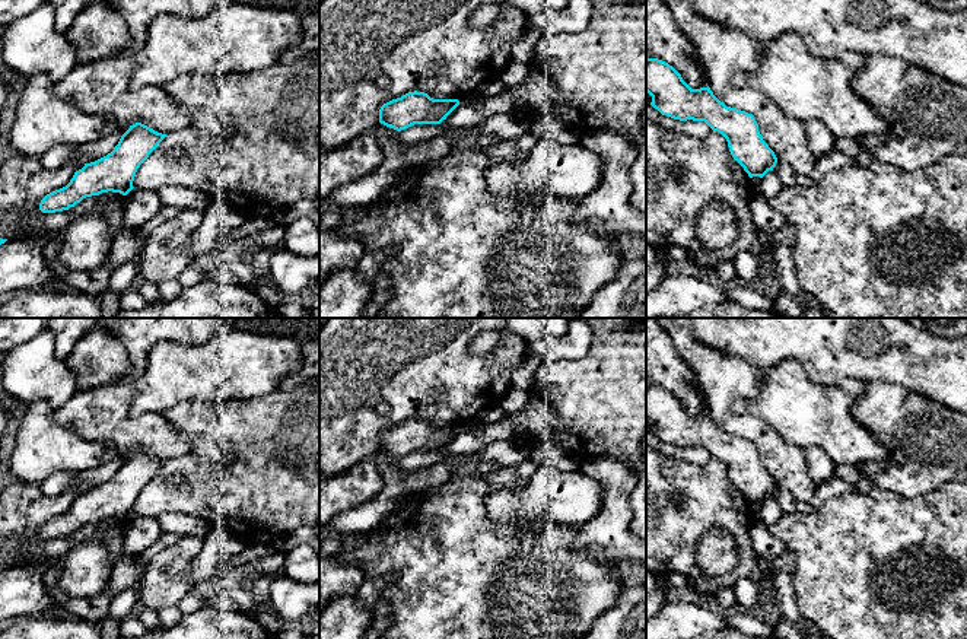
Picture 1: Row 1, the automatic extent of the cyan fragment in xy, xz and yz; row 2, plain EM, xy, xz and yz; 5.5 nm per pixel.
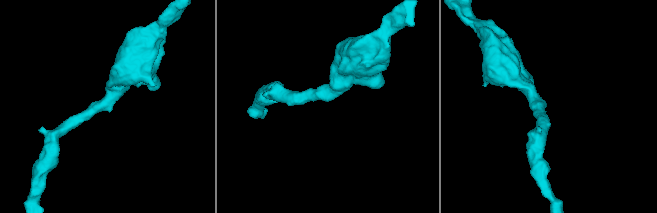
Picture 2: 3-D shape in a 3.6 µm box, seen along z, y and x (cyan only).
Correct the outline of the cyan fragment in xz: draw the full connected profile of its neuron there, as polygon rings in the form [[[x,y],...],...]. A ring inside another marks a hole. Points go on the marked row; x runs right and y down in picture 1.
[[[414,90],[384,104],[379,123],[397,131],[414,124],[440,124],[458,105],[458,99],[433,99]]]

